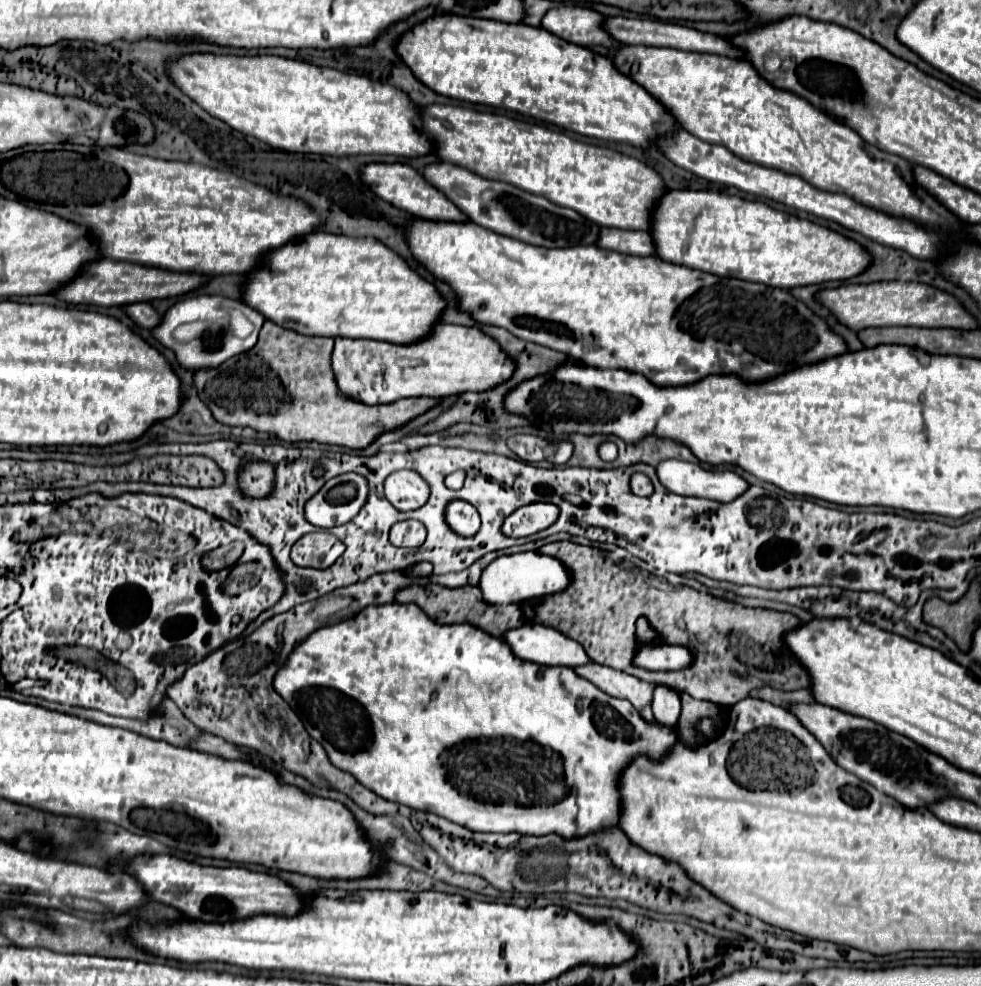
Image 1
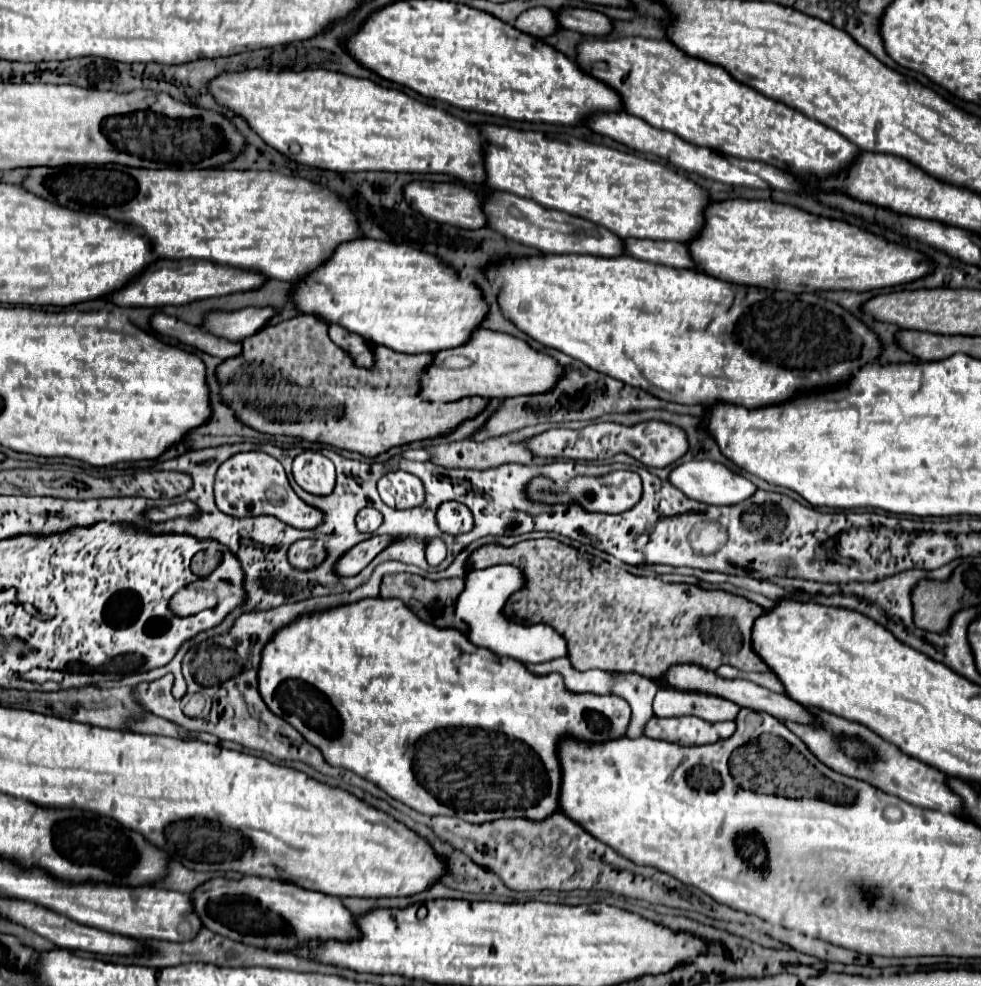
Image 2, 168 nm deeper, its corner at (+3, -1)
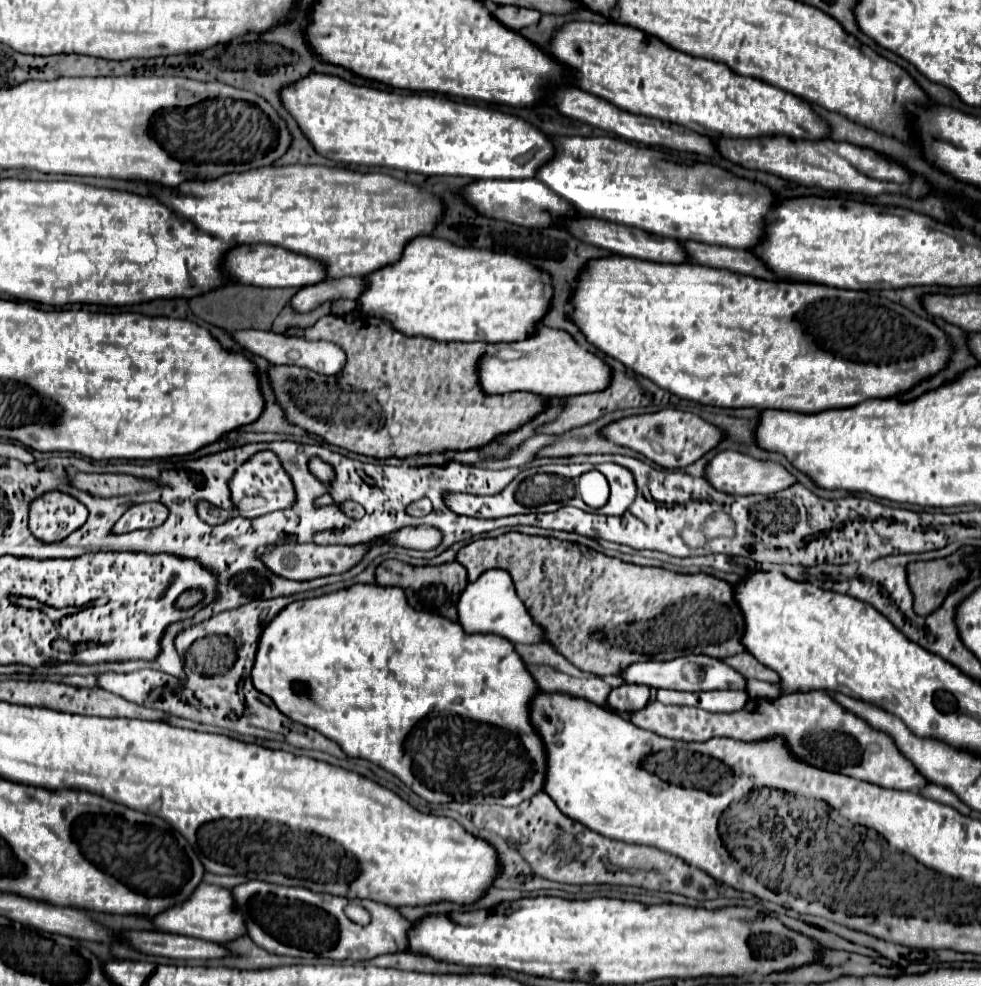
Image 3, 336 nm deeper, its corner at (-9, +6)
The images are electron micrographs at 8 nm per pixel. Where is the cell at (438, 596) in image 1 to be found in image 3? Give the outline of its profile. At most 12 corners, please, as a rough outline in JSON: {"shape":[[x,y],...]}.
{"shape":[[385,560],[377,584],[405,590],[415,610],[457,620],[467,588],[459,562]]}

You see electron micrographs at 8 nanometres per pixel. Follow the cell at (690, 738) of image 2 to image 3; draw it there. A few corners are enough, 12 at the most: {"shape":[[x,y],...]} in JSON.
{"shape":[[827,692],[731,714],[647,704],[631,722],[703,742],[781,734],[801,760],[883,788],[929,782]]}

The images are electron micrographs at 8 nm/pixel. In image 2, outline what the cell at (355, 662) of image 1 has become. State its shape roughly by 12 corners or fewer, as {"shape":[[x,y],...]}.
{"shape":[[361,599],[281,627],[267,707],[425,815],[557,811],[629,703]]}

